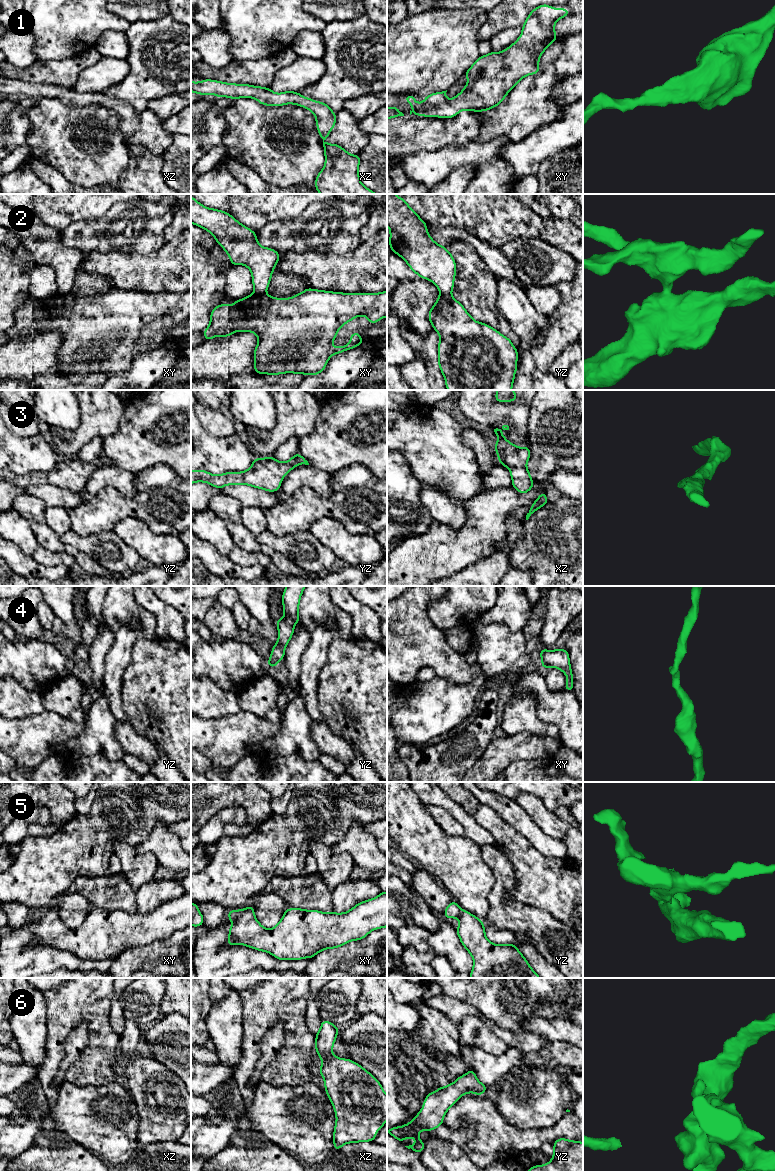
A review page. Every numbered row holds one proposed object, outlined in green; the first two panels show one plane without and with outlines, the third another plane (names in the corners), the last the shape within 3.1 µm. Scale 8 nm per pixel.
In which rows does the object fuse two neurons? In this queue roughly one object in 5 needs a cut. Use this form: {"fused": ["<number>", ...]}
{"fused": ["2", "5"]}

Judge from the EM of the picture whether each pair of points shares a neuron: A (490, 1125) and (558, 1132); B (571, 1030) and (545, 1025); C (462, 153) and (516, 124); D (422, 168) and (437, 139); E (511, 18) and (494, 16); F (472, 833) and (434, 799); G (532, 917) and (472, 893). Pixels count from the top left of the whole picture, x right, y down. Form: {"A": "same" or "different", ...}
{"A": "same", "B": "same", "C": "different", "D": "different", "E": "same", "F": "same", "G": "different"}

